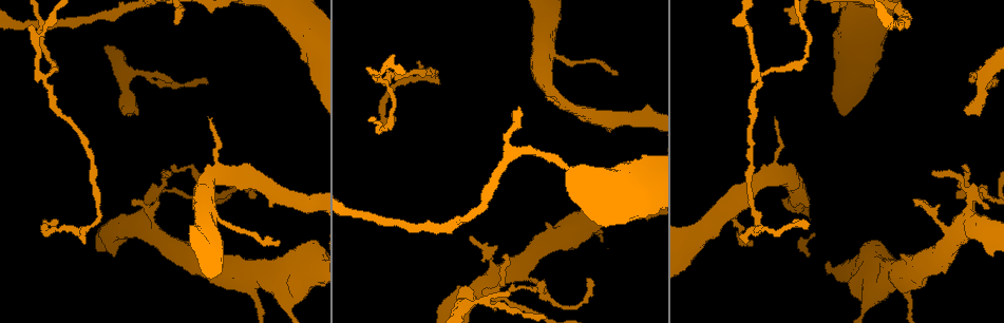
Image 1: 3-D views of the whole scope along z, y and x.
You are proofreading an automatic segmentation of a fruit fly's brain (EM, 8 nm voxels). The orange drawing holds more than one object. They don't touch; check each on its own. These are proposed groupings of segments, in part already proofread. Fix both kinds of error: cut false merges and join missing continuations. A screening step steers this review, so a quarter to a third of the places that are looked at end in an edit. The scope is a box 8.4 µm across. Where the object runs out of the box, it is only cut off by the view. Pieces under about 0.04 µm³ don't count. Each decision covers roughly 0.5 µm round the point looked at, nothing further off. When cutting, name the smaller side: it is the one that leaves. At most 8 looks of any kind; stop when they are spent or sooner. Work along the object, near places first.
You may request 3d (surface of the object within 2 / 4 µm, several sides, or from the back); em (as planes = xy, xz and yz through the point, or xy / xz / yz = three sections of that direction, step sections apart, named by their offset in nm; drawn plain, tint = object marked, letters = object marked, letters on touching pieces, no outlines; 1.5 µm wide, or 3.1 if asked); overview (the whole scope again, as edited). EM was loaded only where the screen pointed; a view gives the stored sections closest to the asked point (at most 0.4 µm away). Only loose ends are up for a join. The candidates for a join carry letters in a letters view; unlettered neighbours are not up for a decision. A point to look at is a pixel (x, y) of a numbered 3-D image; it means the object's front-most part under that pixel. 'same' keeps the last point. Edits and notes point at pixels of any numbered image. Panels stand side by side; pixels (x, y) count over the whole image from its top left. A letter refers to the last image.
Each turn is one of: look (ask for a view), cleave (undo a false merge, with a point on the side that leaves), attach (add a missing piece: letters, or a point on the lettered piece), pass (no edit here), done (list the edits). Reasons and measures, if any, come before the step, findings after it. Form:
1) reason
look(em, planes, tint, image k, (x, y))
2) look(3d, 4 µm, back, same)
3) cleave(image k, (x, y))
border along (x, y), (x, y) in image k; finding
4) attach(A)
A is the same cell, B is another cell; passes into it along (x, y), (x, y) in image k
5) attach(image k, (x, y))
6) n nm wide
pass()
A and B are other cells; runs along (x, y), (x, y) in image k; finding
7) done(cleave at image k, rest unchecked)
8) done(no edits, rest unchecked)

look(em, planes, tint, image 1, (508, 288))

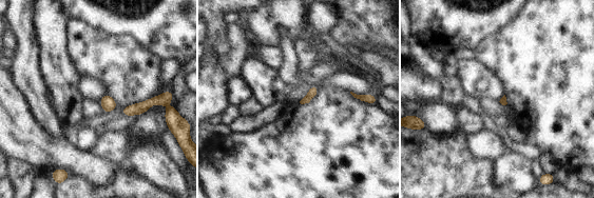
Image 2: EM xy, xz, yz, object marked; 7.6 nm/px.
look(em, planes, letters, same)

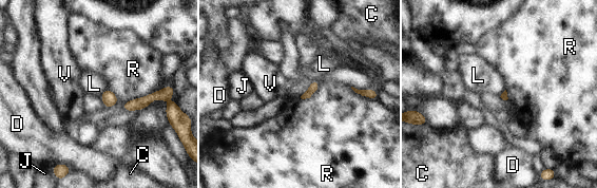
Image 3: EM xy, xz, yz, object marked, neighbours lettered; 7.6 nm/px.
R touches over 340 nm
pass()
C, D, J, L, R and V are other cells; none of them fits

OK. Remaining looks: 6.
branch stops here
look(3d, 2 µm, back, image 1, (616, 72))

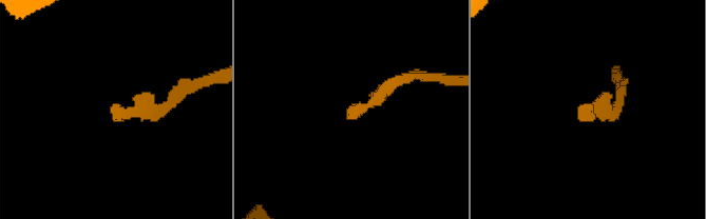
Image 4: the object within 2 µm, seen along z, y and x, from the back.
look(em, xy, step 8, tint, image 4, (110, 109))

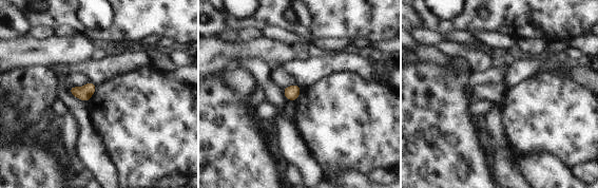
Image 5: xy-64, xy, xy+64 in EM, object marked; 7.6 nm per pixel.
look(em, planes, letters, same)

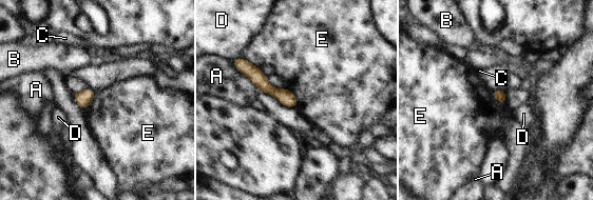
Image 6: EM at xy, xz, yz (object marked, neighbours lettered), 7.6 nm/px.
90 nm wide; A touches over 300 nm
pass()
A, B, C, D and E are other cells; none of them fits

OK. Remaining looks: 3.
an open end
look(em, xy, step 4, letters, image 1, (128, 111))

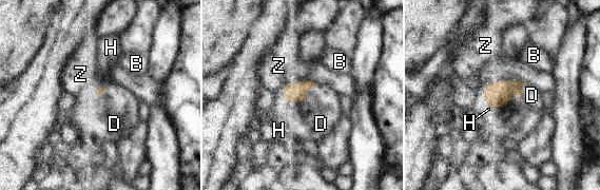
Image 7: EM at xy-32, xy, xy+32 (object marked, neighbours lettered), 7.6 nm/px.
look(em, planes, letters, same)

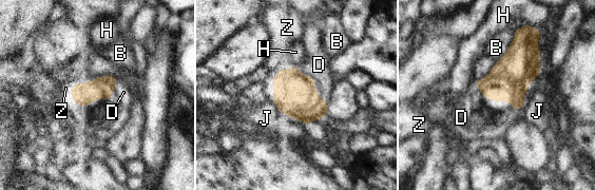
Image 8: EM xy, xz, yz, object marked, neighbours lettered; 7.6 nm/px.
attach(D)
D is the same cell, B, H, J and Z are other cells; passes into it along (294, 95), (311, 75), (319, 62) in image 8; it goes on there

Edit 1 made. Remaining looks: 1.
done(attach at image 8, rest unchecked)

